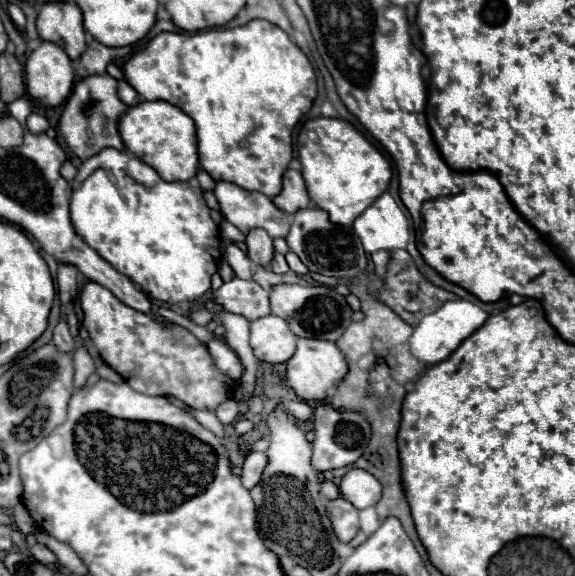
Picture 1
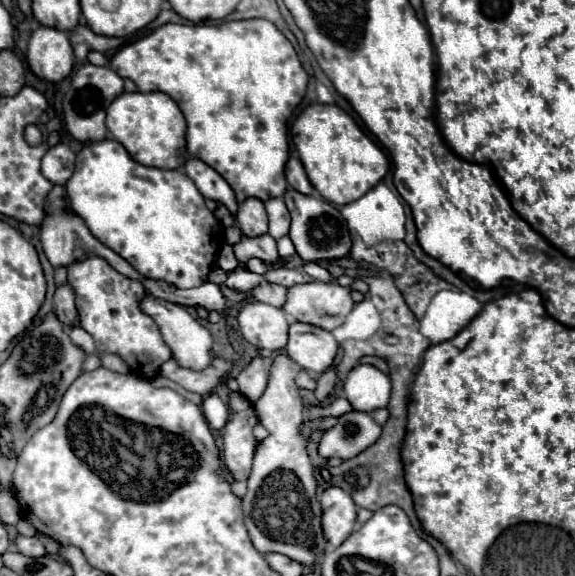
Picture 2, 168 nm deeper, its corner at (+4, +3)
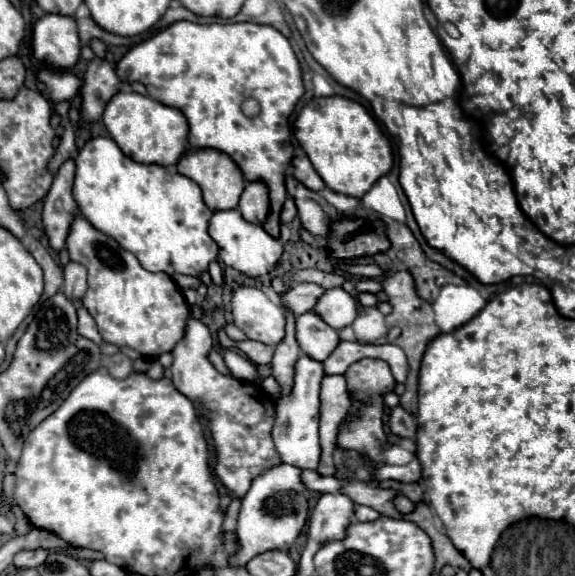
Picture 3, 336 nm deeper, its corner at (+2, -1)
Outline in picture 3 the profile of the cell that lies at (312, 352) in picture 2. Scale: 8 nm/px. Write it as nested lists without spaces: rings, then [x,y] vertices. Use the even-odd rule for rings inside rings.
[[[307,311],[297,317],[297,341],[303,353],[317,361],[325,361],[337,347],[339,335],[317,313]]]

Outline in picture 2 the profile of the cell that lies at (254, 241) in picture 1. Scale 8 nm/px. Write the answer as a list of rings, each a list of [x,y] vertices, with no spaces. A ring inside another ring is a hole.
[[[247,199],[237,211],[237,223],[245,237],[261,237],[267,233],[267,213],[259,199]]]

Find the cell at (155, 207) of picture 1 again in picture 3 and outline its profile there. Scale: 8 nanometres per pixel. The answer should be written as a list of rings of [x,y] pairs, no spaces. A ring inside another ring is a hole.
[[[111,137],[89,139],[75,157],[75,163],[77,171],[73,193],[79,209],[83,209],[83,217],[105,235],[111,235],[123,249],[135,253],[147,271],[197,277],[201,271],[207,271],[211,261],[217,259],[219,247],[207,233],[211,211],[203,203],[201,189],[195,181],[179,173],[167,173],[161,165],[143,165],[131,161],[131,157],[127,157]]]

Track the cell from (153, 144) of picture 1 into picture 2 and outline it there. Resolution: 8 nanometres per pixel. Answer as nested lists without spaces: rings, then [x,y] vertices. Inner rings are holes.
[[[121,93],[107,109],[107,129],[141,165],[179,169],[187,161],[185,117],[177,103],[165,93]]]

